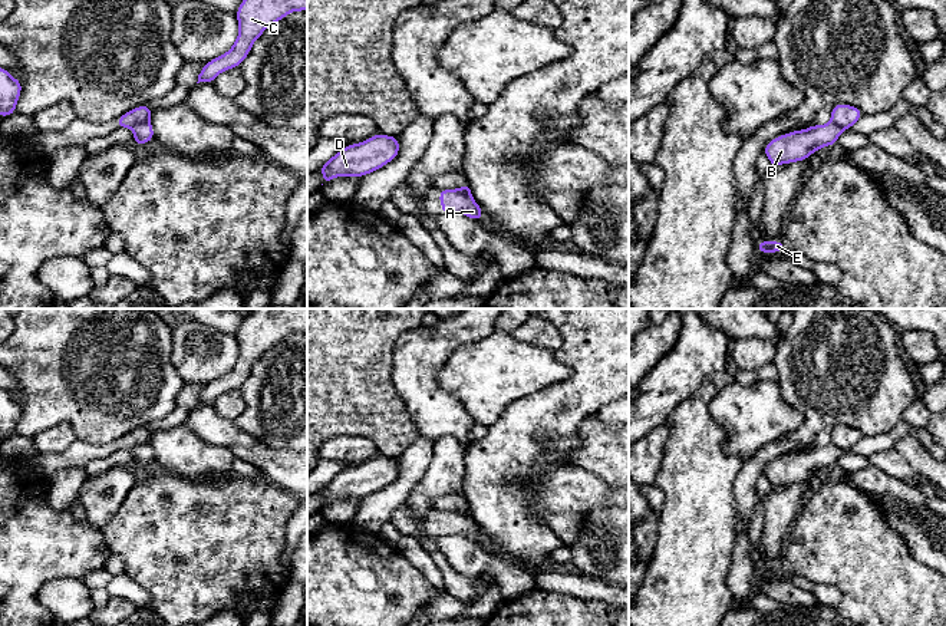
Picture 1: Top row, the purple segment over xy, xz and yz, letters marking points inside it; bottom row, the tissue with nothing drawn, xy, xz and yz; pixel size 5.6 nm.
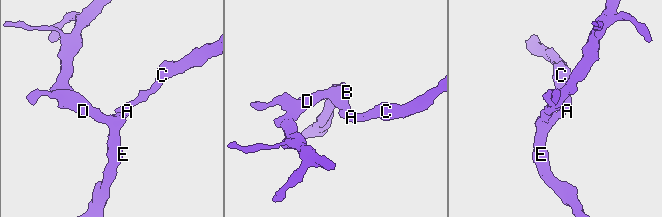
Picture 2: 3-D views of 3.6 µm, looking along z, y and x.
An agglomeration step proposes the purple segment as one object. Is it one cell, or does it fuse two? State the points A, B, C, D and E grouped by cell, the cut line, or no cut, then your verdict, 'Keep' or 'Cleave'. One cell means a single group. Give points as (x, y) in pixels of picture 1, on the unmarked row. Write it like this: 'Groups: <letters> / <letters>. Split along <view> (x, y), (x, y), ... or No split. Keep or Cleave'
Groups: A C / B D E. Split along xy (148, 442), (141, 442), (131, 450). Cleave

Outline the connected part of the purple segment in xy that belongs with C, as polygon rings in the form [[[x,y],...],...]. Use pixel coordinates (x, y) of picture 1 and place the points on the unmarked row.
[[[250,309],[235,333],[240,353],[234,366],[205,385],[197,405],[212,405],[220,395],[238,389],[268,347],[303,332],[307,332],[307,309]]]

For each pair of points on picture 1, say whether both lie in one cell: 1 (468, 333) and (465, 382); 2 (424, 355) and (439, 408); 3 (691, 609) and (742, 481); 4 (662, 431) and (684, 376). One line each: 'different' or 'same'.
1: different
2: same
3: different
4: different

